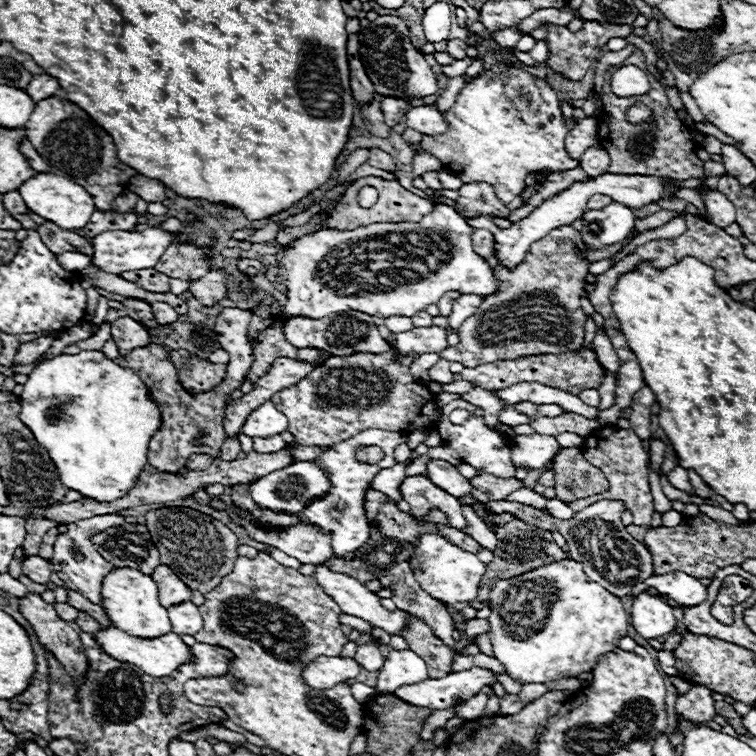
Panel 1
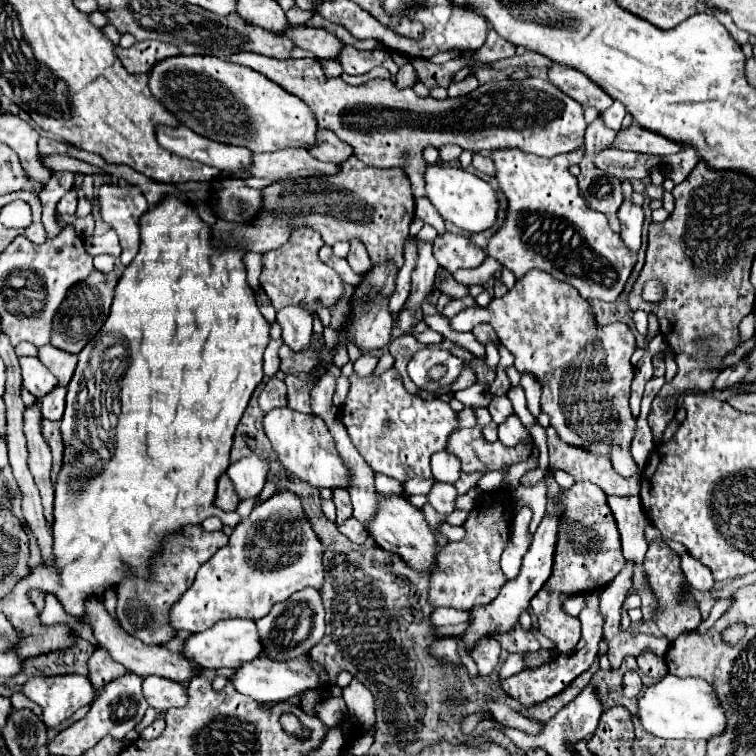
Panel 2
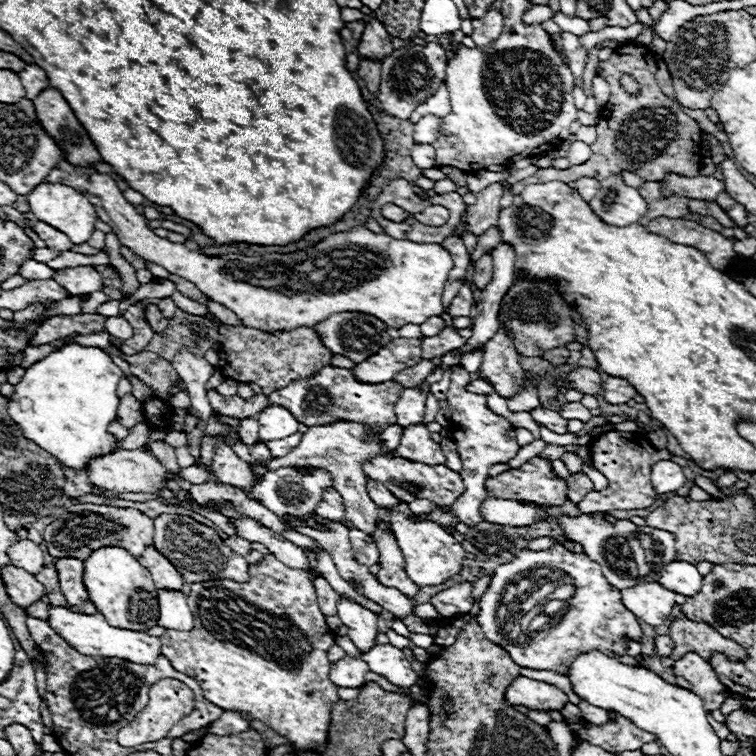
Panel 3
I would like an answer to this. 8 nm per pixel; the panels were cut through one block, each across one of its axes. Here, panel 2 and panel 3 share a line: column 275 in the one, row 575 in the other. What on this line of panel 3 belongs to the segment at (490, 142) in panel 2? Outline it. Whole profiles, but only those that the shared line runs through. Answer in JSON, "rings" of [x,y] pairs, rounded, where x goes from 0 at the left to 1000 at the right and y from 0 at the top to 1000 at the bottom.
{"rings":[[[79,738],[74,741],[74,754],[77,754],[77,770],[79,780],[90,796],[90,802],[106,802],[116,796],[116,783],[108,770],[111,759],[111,743],[103,738]]]}

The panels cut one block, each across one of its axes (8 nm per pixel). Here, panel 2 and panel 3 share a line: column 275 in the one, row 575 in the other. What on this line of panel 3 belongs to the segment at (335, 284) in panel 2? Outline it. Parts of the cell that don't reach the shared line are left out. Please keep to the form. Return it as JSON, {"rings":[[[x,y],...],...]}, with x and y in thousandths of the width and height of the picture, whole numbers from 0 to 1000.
{"rings":[[[352,733],[341,749],[331,749],[328,770],[259,770],[251,786],[246,786],[246,794],[257,812],[257,831],[251,836],[220,833],[212,841],[214,868],[235,889],[259,897],[280,931],[296,939],[320,939],[333,952],[347,952],[378,974],[386,981],[386,992],[407,995],[413,989],[429,989],[437,960],[437,931],[447,926],[444,907],[434,897],[437,876],[431,870],[434,857],[442,852],[442,839],[421,804],[410,762]]]}

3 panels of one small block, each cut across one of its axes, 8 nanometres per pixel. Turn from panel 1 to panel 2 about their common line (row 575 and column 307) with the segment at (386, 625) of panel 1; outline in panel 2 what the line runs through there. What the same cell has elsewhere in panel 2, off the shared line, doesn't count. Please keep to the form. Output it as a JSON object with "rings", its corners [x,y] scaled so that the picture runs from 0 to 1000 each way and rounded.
{"rings":[[[378,405],[365,415],[370,431],[373,431],[373,447],[376,452],[389,463],[397,466],[410,458],[410,442],[413,442],[413,418],[394,407],[394,405]]]}

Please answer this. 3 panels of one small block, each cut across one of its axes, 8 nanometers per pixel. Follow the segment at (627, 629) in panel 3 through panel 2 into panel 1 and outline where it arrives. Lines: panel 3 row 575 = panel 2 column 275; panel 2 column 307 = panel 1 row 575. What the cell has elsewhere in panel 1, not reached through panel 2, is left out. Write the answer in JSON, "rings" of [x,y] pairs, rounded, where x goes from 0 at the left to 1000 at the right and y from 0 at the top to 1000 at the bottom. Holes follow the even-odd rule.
{"rings":[[[757,738],[735,741],[704,757],[653,770],[648,778],[648,815],[643,820],[648,825],[648,836],[643,836],[643,841],[648,844],[653,868],[669,881],[672,894],[690,905],[722,905],[780,889],[791,878],[794,868],[817,860],[817,849],[820,844],[831,841],[833,828],[823,794],[799,780],[794,772],[783,770],[772,759],[767,743]],[[706,767],[720,767],[722,775],[735,778],[735,788],[741,788],[741,796],[730,796],[728,817],[722,820],[720,833],[712,836],[683,825],[685,812],[690,812],[688,802],[683,807],[683,775],[696,775],[696,770]]]}

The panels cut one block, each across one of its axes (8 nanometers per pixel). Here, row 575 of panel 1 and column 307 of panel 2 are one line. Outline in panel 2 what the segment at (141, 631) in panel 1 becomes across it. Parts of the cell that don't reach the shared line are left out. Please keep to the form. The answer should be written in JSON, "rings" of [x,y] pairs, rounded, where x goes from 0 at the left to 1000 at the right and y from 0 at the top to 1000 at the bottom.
{"rings":[[[246,71],[217,77],[206,82],[196,95],[196,114],[201,127],[222,148],[228,148],[241,167],[249,167],[259,177],[294,190],[323,193],[333,201],[362,201],[373,196],[407,196],[410,190],[415,190],[418,183],[421,164],[410,143],[397,130],[386,127],[352,101],[344,101],[344,95],[336,95],[317,85],[307,85],[294,77],[246,74]]]}

